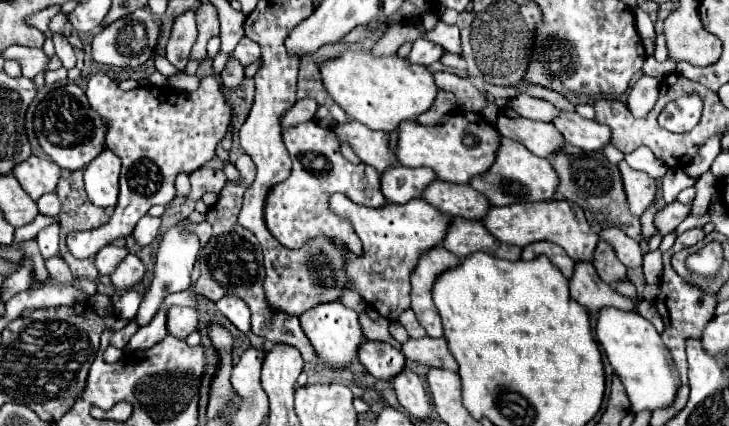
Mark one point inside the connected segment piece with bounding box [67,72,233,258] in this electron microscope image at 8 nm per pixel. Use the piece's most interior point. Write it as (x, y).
(158, 132)

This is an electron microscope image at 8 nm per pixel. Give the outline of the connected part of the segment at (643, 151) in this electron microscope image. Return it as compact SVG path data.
M641 146L641 148L637 148L635 152L627 154L627 156L625 156L625 162L627 162L633 170L647 172L647 174L653 176L653 178L661 178L661 176L667 172L667 168L655 158L655 154L651 152L651 148L647 148L647 146Z

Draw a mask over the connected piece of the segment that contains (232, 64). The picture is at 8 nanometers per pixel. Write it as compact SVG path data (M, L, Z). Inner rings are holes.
M229 58L227 60L227 64L225 64L225 70L221 72L221 80L223 80L223 86L227 86L227 88L235 88L235 86L239 86L241 84L241 80L243 80L243 64L239 62L239 60L233 60L233 58Z

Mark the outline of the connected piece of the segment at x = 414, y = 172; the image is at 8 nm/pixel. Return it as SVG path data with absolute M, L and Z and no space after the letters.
M391 168L391 172L381 174L381 188L387 200L395 204L407 204L409 200L421 198L423 190L437 180L431 168Z

